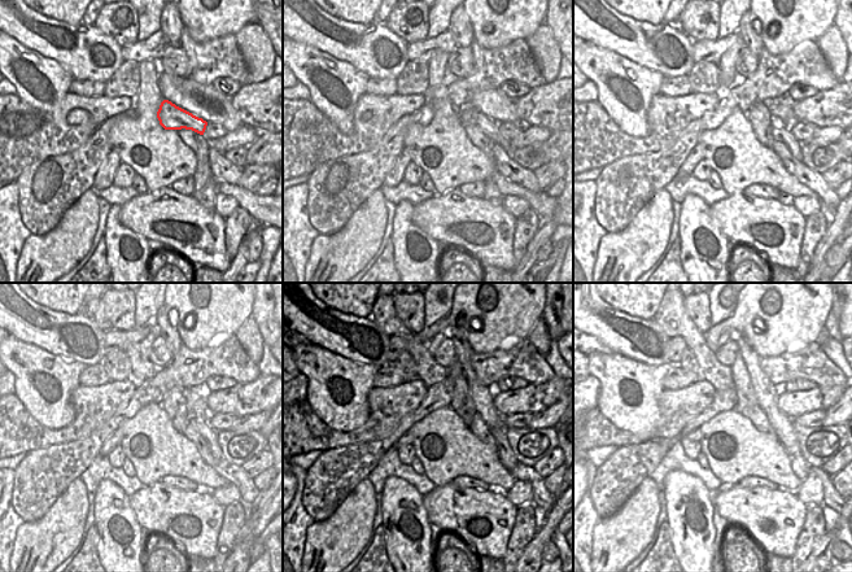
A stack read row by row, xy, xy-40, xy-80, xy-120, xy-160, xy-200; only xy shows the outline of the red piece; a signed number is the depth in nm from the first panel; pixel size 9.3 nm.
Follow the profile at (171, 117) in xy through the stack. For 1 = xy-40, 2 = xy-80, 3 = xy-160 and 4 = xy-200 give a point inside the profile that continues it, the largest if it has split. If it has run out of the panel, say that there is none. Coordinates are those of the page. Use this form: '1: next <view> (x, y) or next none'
1: next xy-40 (490, 127)
2: next xy-80 (781, 132)
3: next xy-160 (506, 455)
4: next xy-200 (800, 467)

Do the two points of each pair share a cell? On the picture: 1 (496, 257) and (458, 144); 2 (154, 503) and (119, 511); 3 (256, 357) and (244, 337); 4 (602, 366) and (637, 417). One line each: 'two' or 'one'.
1: two
2: two
3: one
4: one

